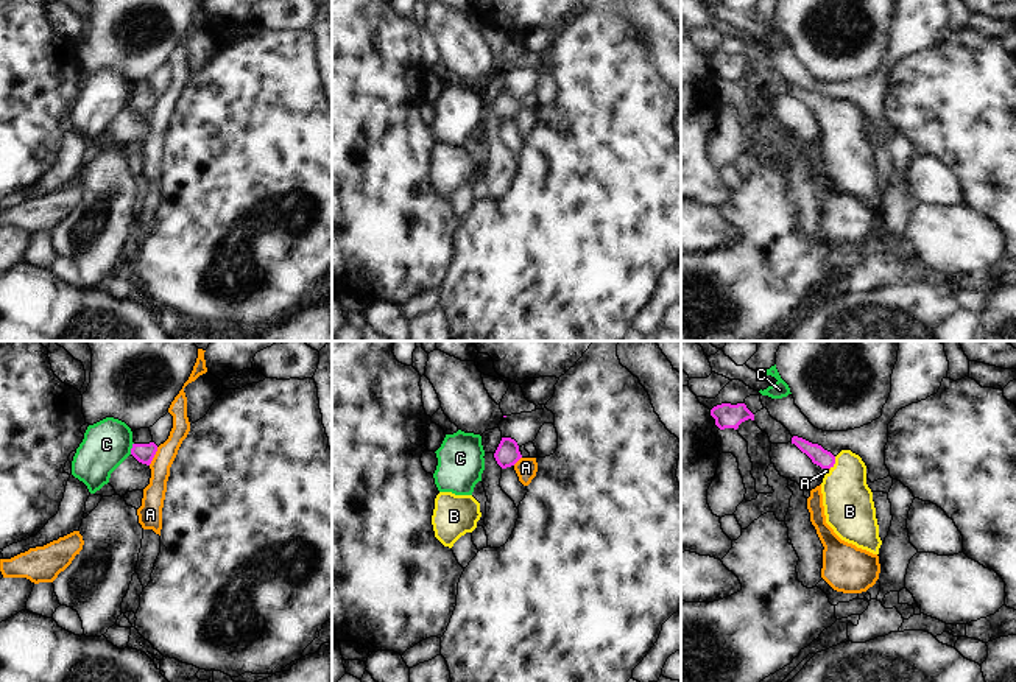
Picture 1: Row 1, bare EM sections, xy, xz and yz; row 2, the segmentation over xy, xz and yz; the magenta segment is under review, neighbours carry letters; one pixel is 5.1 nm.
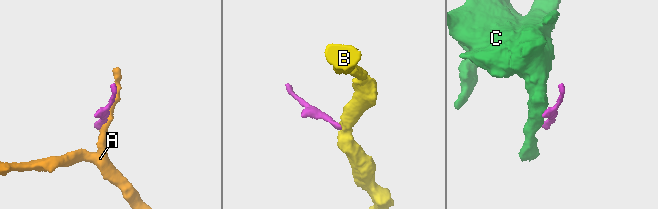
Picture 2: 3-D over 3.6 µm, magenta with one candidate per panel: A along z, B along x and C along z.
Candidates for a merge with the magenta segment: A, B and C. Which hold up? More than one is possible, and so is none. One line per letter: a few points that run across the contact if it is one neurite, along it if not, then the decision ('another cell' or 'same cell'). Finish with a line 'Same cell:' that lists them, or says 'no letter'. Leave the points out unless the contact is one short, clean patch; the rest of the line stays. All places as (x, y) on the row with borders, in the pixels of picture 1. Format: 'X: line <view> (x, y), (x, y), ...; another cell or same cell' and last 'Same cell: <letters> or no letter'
A: line xy (158, 447), (148, 464); another cell
B: line yz (820, 457), (834, 463), (845, 474), (848, 503); same cell
C: line xy (133, 442), (130, 453); another cell
Same cell: B

